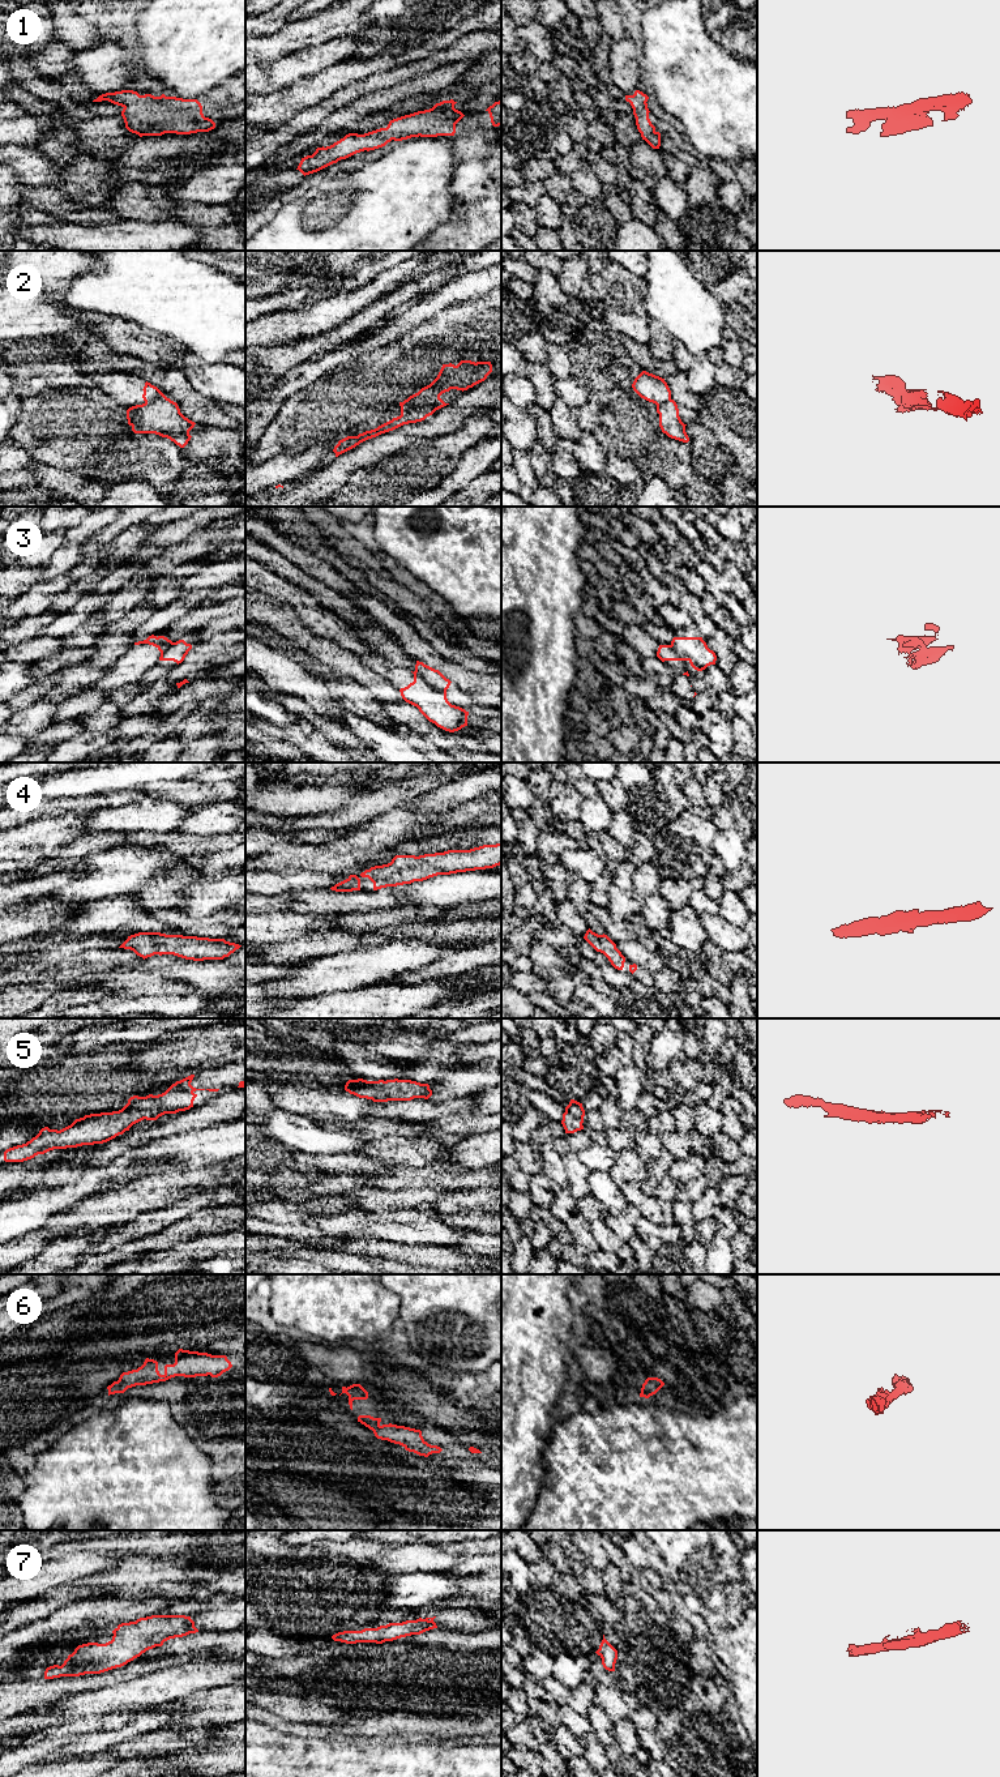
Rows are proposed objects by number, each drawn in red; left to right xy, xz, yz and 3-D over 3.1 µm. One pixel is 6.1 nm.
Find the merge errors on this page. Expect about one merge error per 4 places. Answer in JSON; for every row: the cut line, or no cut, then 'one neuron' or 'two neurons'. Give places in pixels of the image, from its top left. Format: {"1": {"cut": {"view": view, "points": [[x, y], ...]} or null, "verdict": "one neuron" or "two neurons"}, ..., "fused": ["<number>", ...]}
{"1": {"cut": null, "verdict": "one neuron"}, "2": {"cut": {"view": "xz", "points": [[439, 396], [401, 413]]}, "verdict": "two neurons"}, "3": {"cut": {"view": "xz", "points": [[414, 671], [432, 687], [445, 692]]}, "verdict": "two neurons"}, "4": {"cut": null, "verdict": "one neuron"}, "5": {"cut": null, "verdict": "one neuron"}, "6": {"cut": null, "verdict": "one neuron"}, "7": {"cut": null, "verdict": "one neuron"}, "fused": ["2", "3"]}

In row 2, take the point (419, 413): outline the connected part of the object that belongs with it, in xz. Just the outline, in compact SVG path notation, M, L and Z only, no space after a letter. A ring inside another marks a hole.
M440 397L433 400L430 403L415 406L410 411L402 414L397 418L393 418L392 420L379 426L375 430L366 431L363 433L359 433L358 436L347 436L338 441L338 444L334 447L333 452L336 453L336 457L339 454L355 448L360 443L376 437L381 433L393 431L403 424L409 423L416 423L424 420L427 417L432 415L436 410L446 406L449 403L445 403Z

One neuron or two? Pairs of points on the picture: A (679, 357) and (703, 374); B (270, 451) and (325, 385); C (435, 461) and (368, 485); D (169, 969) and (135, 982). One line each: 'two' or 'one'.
A: one
B: one
C: one
D: two

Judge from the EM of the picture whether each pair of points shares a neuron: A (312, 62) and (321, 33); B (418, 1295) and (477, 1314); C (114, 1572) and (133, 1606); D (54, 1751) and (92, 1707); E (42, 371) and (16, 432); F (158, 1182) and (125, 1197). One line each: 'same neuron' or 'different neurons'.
A: different neurons
B: same neuron
C: different neurons
D: different neurons
E: different neurons
F: same neuron

